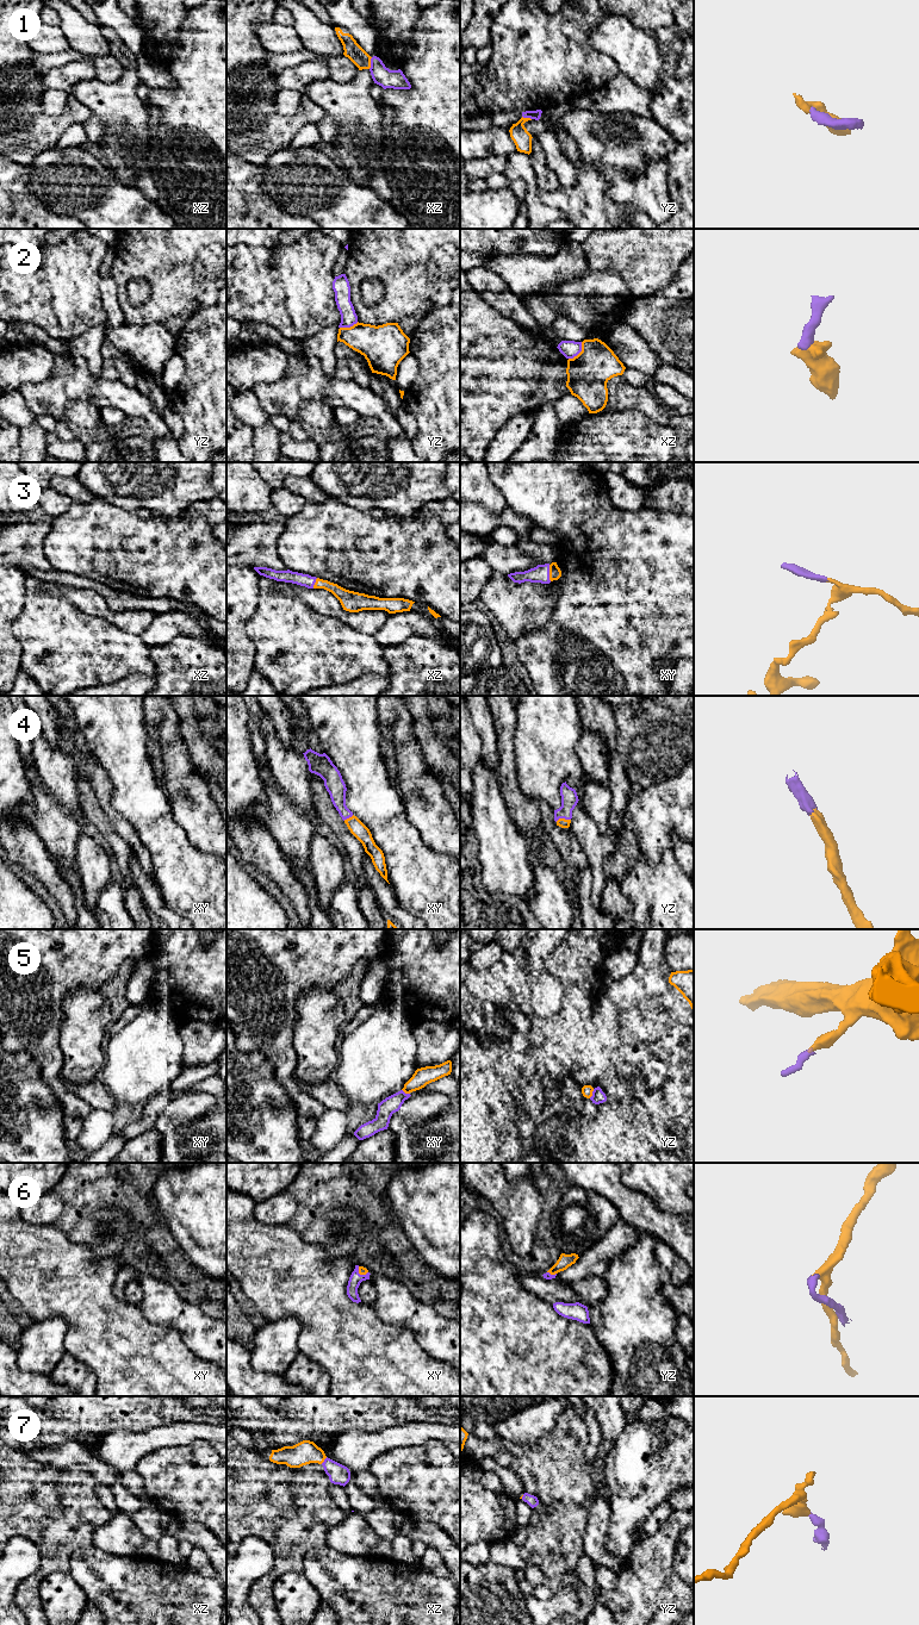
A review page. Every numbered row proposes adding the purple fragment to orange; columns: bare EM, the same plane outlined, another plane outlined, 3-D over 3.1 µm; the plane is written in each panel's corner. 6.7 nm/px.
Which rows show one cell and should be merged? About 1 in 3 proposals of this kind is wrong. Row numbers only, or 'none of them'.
3, 4, 6, 7

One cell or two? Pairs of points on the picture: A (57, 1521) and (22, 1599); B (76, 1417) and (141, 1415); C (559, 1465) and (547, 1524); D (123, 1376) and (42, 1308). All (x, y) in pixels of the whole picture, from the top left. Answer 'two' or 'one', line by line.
A: one
B: one
C: one
D: one

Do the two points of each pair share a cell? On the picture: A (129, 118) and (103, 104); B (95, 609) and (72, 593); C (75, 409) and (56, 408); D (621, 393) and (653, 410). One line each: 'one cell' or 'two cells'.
A: one cell
B: one cell
C: two cells
D: one cell

